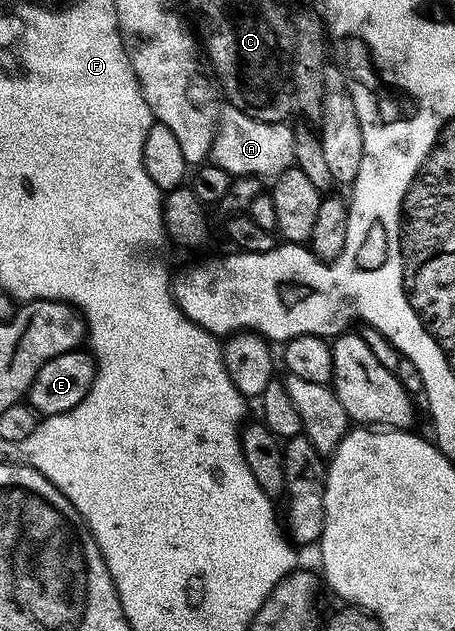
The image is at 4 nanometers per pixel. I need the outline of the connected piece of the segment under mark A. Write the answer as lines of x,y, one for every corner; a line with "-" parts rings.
232,106
221,109
217,120
217,137
213,143
211,163
219,170
227,170
234,178
256,176
262,182
276,181
289,168
296,165
295,132
288,123
268,124
253,120
243,110

